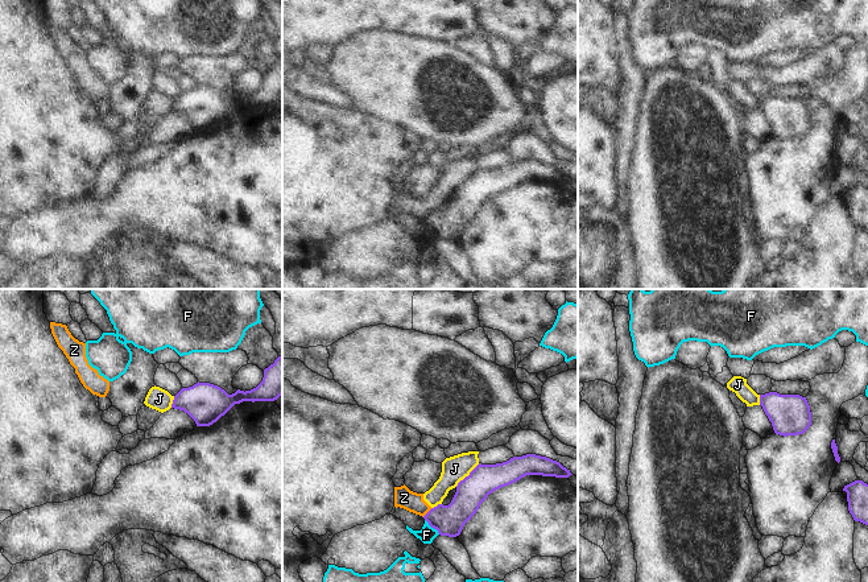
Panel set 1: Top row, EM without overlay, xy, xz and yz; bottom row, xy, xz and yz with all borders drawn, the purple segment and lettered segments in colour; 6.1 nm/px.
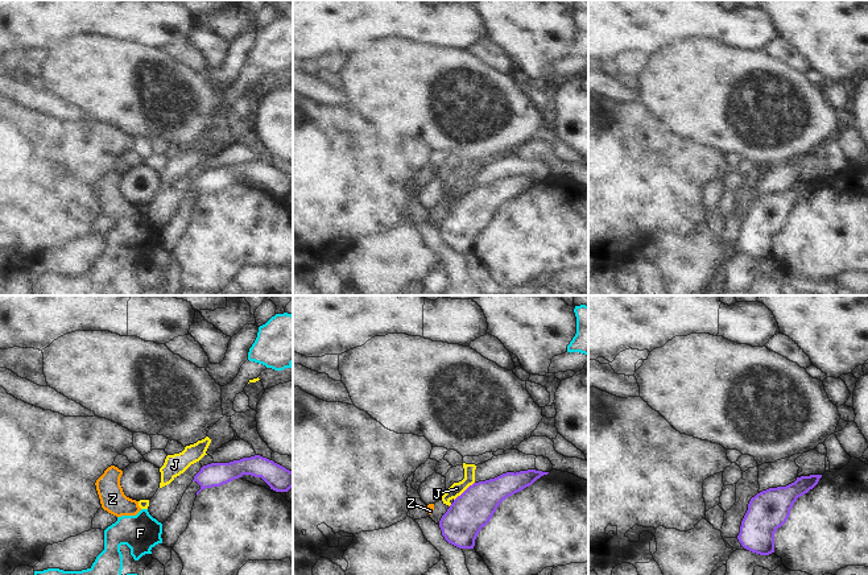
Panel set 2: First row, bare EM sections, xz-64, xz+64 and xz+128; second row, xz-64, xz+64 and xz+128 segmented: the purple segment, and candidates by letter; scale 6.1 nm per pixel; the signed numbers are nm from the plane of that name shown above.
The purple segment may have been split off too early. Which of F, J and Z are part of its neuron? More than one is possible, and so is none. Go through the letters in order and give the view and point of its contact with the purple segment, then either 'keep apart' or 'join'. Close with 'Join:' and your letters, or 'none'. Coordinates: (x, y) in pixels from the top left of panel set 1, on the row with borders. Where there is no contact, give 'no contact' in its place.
F: meets purple in xz at (432, 527); keep apart
J: meets purple in xz at (468, 475); keep apart
Z: meets purple in xz at (428, 512); keep apart
Join: none

